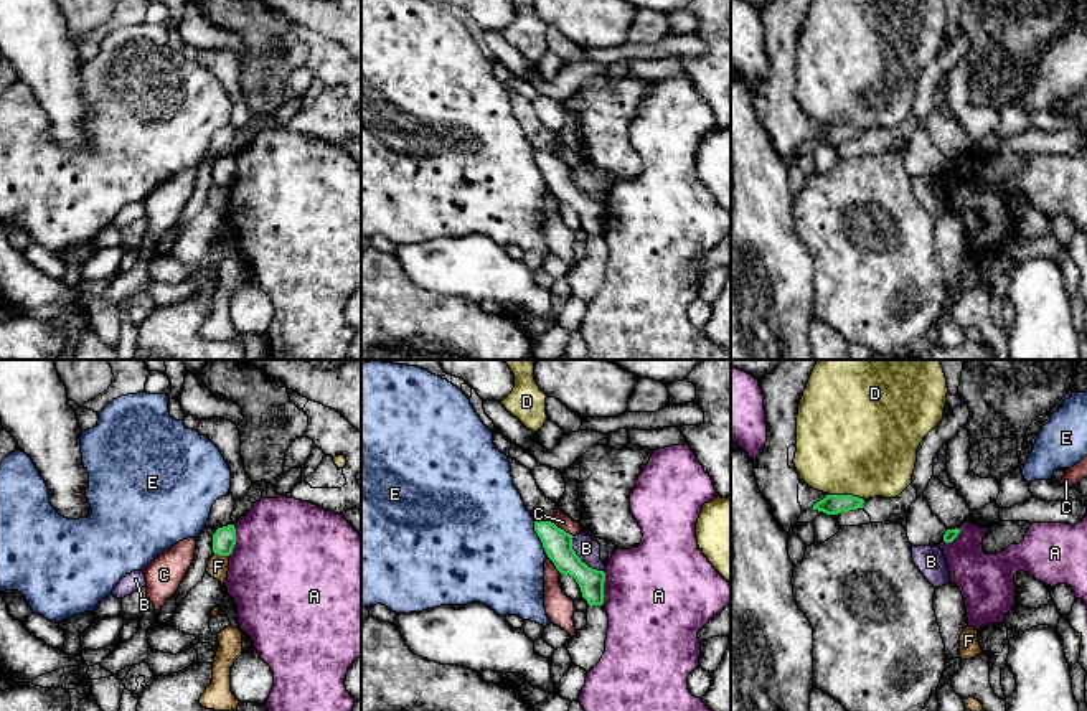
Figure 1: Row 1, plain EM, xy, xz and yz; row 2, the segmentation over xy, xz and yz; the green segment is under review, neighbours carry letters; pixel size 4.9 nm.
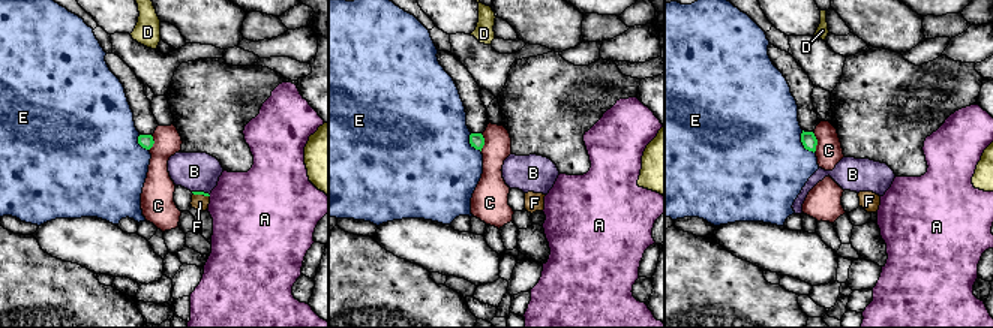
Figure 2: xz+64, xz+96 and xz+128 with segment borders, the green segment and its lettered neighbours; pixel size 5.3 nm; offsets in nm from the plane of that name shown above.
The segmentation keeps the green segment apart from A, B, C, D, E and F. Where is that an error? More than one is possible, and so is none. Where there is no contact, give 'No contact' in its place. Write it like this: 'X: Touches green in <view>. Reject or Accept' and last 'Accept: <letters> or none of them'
A: Touches green in xz. Reject
B: Touches green in xz. Reject
C: Touches green in xz. Reject
D: Touches green in yz. Reject
E: Touches green in xz. Reject
F: Touches green in xy. Reject
Accept: none of them

